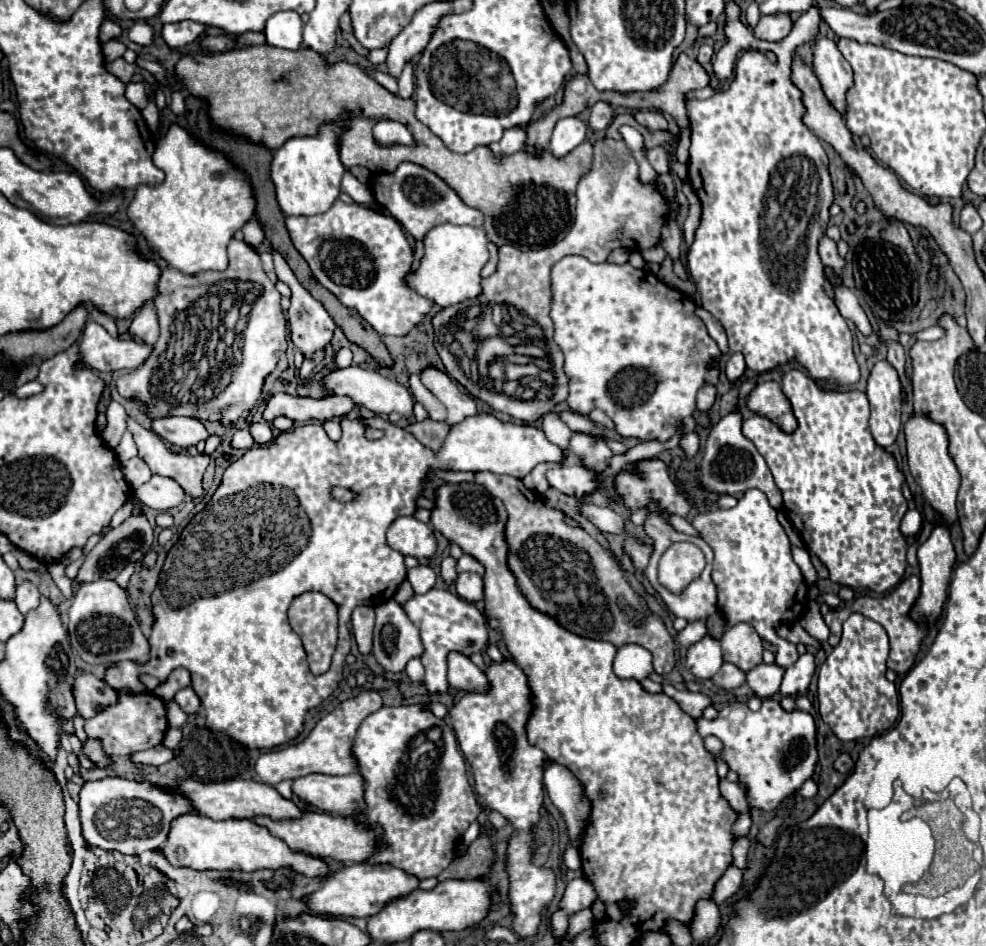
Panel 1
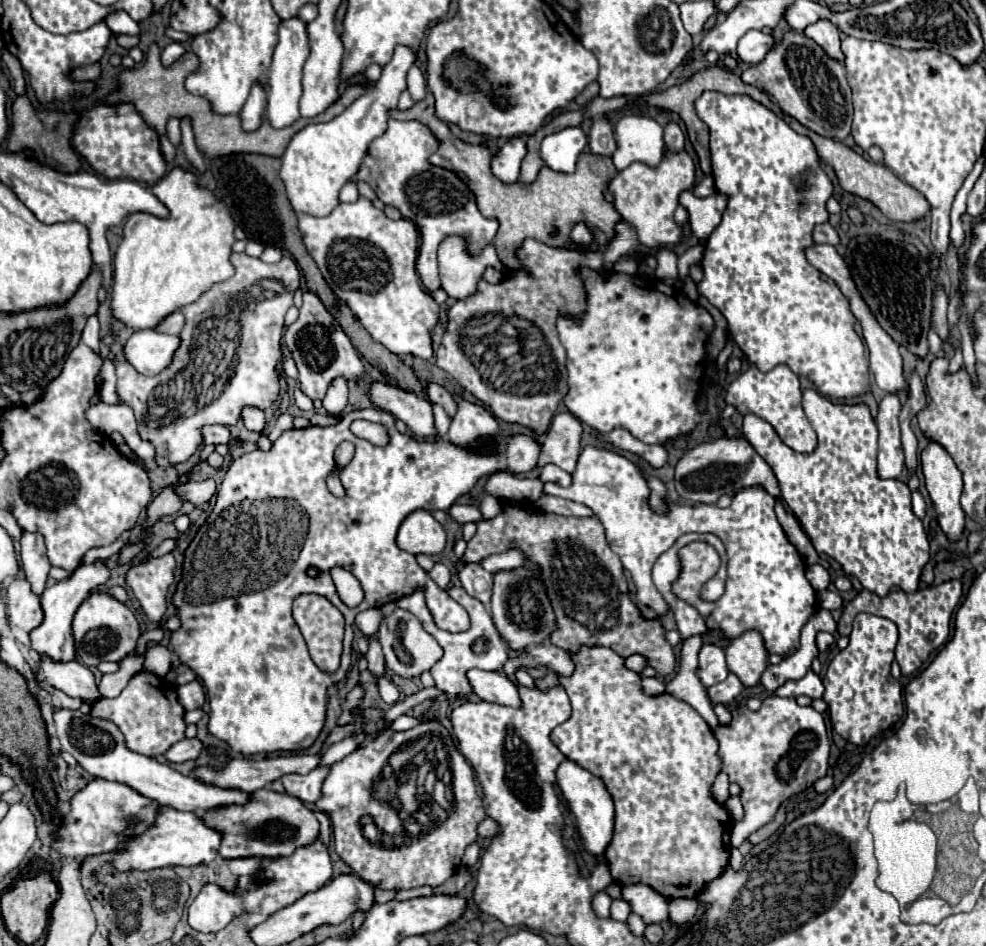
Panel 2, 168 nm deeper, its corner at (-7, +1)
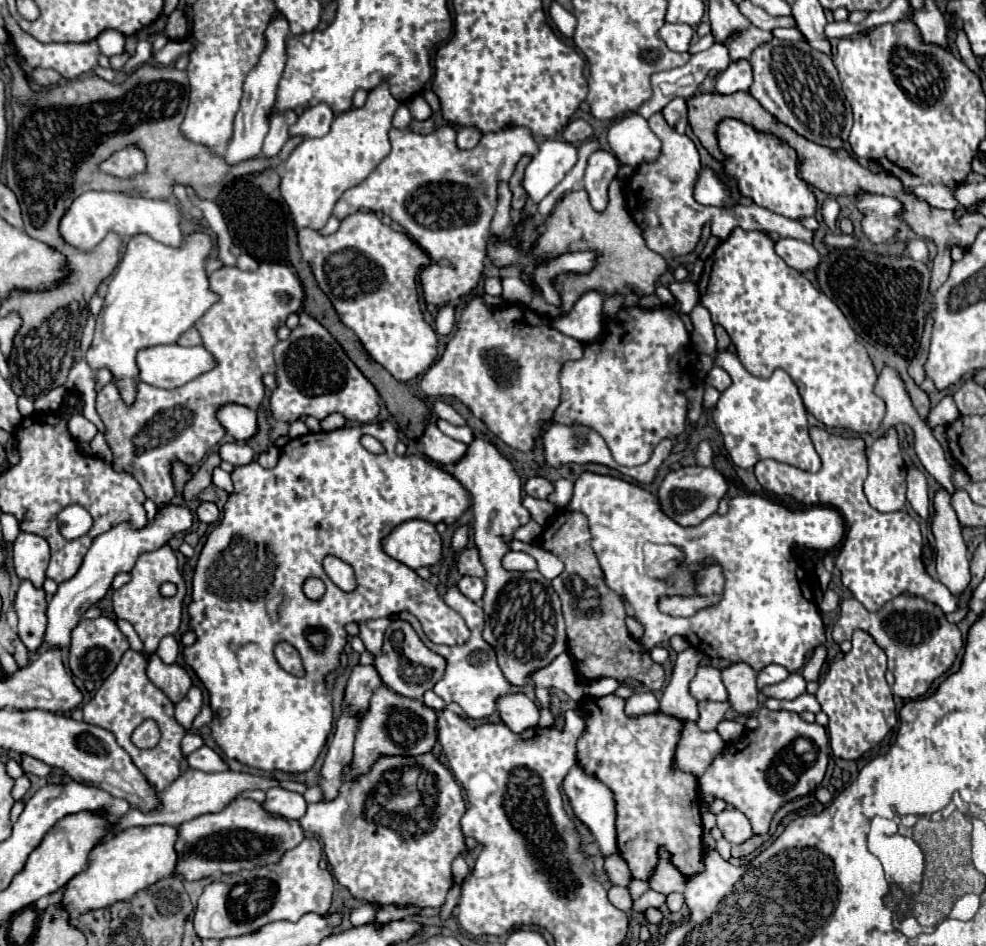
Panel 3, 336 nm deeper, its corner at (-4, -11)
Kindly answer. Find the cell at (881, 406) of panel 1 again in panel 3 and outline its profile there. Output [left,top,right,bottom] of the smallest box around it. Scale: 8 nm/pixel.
[864,427,906,511]

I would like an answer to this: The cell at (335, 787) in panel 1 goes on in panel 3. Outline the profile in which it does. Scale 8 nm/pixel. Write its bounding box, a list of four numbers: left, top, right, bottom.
[262,787,306,819]

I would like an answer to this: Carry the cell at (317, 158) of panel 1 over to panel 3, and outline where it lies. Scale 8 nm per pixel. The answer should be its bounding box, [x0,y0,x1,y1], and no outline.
[280,83,400,229]

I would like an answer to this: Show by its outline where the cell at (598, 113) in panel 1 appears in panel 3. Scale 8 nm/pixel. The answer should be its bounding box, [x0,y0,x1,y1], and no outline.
[584,149,618,211]

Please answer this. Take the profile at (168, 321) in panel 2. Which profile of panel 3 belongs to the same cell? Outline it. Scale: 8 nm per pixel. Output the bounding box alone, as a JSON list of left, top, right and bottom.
[176,327,202,345]

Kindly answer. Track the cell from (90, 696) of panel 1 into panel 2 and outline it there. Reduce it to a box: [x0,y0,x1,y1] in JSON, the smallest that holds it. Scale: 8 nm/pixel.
[39,657,99,703]

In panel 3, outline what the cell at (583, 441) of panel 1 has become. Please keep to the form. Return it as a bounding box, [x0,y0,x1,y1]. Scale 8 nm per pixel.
[564,473,844,673]

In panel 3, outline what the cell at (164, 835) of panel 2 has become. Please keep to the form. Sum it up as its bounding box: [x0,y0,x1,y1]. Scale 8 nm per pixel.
[64,825,178,913]

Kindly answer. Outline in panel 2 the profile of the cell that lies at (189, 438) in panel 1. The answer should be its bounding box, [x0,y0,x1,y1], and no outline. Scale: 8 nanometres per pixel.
[203,425,231,445]

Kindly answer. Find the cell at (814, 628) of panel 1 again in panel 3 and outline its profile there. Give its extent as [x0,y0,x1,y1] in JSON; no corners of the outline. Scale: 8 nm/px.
[802,645,826,681]

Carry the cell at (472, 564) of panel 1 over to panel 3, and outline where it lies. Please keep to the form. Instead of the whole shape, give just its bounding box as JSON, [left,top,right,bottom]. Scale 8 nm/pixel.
[502,551,536,571]

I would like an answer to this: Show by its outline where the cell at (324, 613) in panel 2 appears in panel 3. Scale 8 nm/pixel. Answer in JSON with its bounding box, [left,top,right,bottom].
[306,627,326,653]

